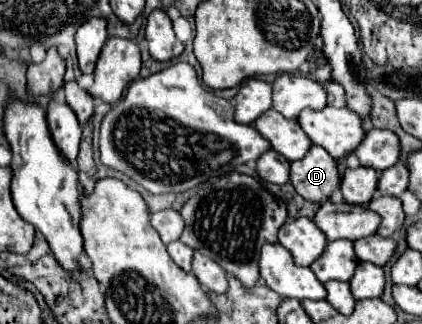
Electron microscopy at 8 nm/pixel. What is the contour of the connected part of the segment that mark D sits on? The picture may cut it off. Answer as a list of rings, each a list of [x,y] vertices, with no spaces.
[[[314,145],[304,159],[290,163],[290,183],[308,201],[322,203],[340,189],[340,169],[326,149]]]

